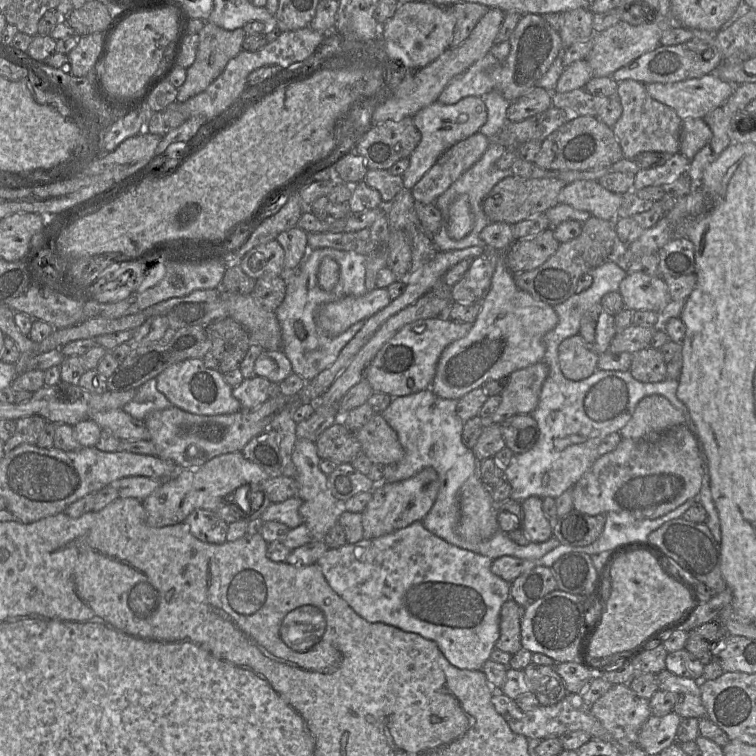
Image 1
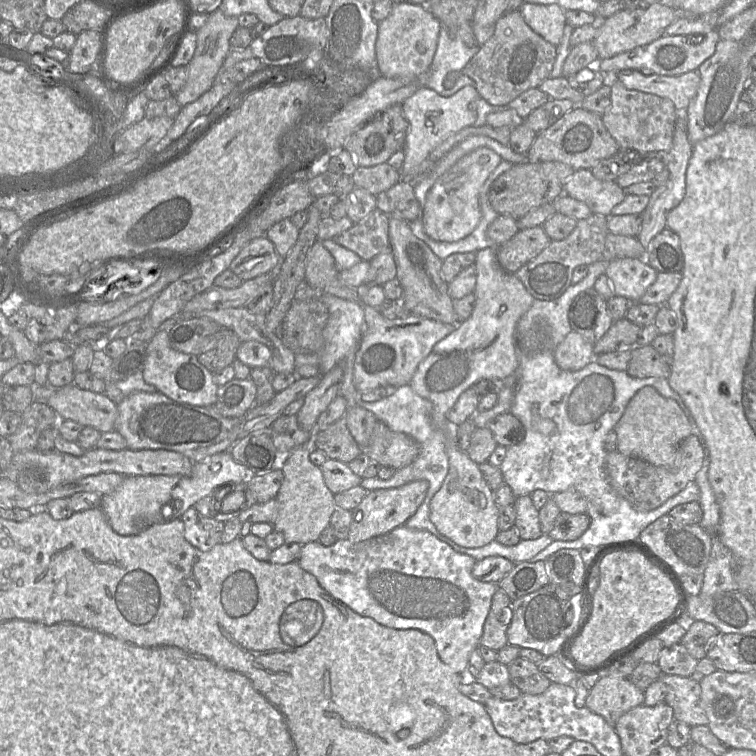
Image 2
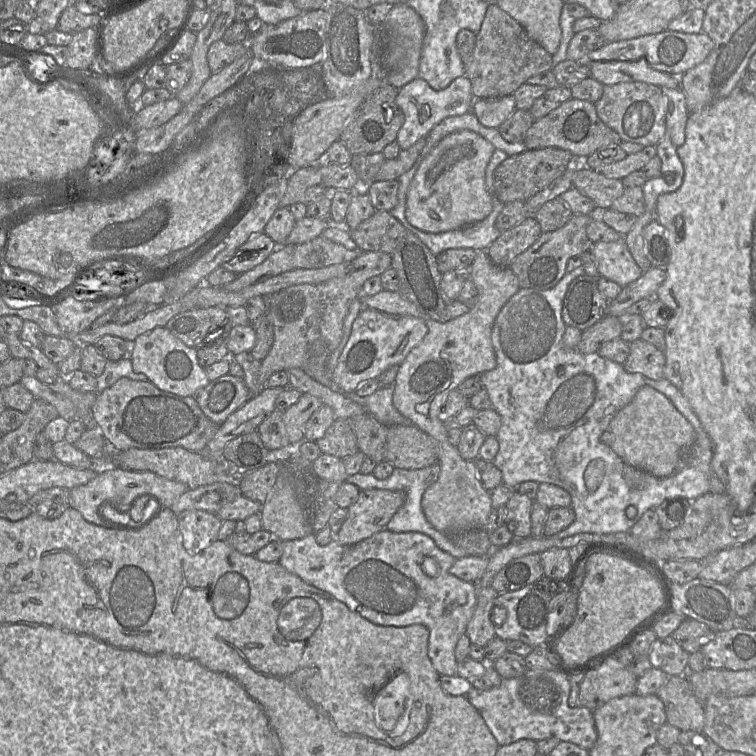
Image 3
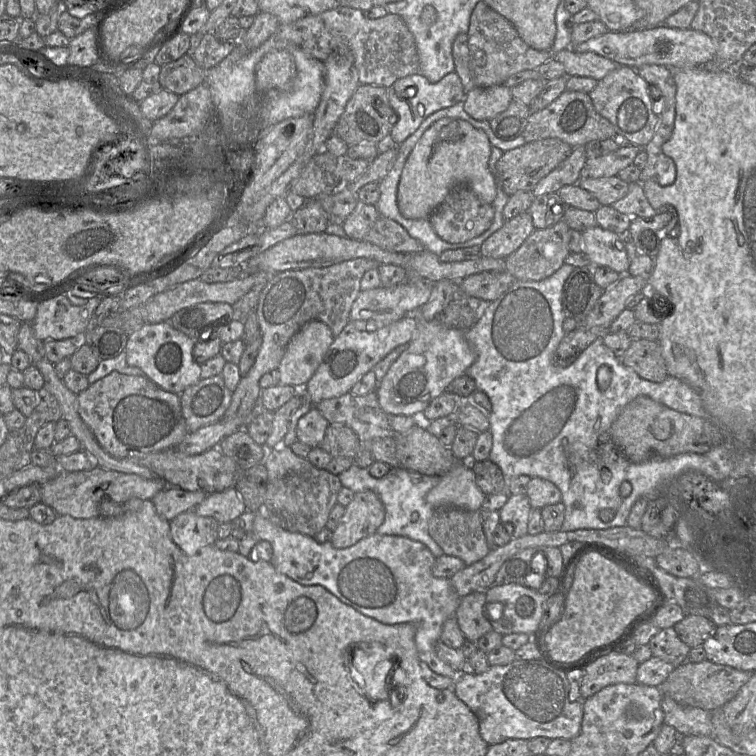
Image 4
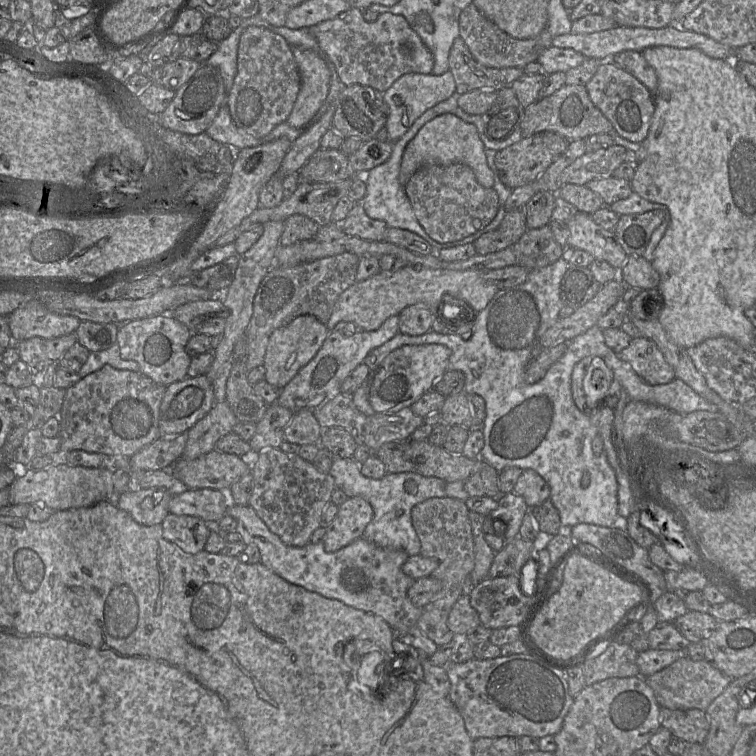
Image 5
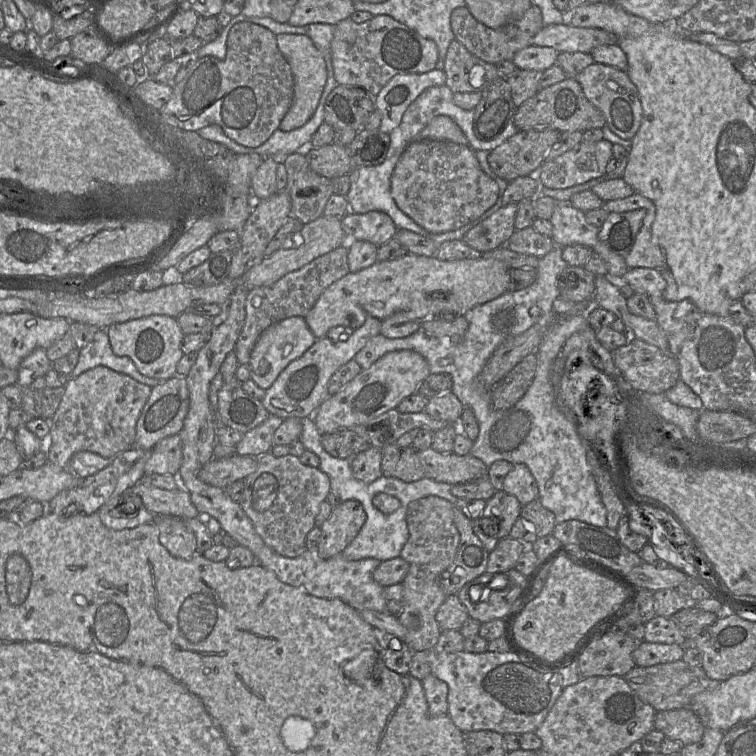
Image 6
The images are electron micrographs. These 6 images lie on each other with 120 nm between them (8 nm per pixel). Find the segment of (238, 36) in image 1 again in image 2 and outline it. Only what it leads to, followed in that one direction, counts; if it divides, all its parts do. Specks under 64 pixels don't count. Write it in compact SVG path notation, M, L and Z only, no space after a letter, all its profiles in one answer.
M220 9L208 15L204 26L196 32L196 49L192 59L187 64L188 76L186 83L175 95L181 106L195 101L212 87L215 77L231 49L229 40L237 27L239 27L237 17L227 16Z

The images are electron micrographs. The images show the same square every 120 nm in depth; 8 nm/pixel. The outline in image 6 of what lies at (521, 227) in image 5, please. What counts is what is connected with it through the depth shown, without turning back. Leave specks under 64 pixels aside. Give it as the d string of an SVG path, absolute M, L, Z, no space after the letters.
M517 203L501 206L497 211L472 227L462 241L480 253L490 252L505 246L515 232Z

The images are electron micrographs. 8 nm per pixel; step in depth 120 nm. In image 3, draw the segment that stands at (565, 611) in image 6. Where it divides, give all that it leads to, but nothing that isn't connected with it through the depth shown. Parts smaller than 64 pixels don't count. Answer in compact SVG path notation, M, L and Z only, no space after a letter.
M593 554L585 563L585 577L578 591L577 614L556 642L566 664L585 664L608 648L625 641L635 628L662 612L667 592L656 573L631 557Z

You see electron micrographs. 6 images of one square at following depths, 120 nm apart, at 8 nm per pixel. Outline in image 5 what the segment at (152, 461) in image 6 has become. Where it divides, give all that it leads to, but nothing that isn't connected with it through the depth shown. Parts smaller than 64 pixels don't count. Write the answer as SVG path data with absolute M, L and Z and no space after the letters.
M226 401L215 403L212 409L191 427L181 459L193 460L215 450L217 441L232 432L239 423Z

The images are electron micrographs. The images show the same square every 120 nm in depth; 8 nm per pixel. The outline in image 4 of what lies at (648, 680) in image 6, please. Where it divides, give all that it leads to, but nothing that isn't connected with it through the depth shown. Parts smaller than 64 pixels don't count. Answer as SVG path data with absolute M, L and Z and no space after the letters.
M708 660L699 663L686 661L675 667L667 679L657 688L662 696L668 696L680 705L713 711L733 699L746 684L753 672L742 671L730 666L715 664Z

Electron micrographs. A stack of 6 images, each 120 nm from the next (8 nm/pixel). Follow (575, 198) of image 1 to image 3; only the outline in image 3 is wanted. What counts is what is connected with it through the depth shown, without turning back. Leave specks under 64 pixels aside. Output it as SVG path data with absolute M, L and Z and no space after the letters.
M587 166L577 168L573 176L573 187L593 200L598 209L610 209L626 189L620 179L607 178Z

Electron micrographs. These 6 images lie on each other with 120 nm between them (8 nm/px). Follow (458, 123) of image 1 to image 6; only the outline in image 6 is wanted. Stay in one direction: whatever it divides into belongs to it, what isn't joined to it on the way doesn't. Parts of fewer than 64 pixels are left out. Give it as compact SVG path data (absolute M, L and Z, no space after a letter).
M441 69L425 73L397 74L374 97L375 109L380 112L379 130L389 134L398 127L409 105L426 89L446 84Z

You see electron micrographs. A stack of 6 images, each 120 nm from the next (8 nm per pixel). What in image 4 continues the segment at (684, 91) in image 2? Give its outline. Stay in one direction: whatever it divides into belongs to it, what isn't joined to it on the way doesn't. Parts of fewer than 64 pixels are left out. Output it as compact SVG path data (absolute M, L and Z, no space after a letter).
M573 49L560 50L552 58L564 65L567 76L585 76L598 81L620 66L596 53L576 52Z

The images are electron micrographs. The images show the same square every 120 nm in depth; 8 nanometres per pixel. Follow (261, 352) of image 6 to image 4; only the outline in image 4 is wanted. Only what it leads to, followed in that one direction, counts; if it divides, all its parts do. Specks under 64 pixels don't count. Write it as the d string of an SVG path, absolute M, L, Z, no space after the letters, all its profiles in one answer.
M318 320L306 323L289 341L285 354L280 362L280 384L303 387L315 374L334 340L333 332L328 325Z

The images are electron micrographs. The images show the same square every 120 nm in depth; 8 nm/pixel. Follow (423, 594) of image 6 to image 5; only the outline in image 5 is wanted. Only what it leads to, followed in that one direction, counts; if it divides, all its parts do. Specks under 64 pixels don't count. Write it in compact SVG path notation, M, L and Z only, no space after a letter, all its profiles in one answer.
M450 497L429 498L415 505L411 511L412 524L421 544L419 555L438 561L438 567L430 576L442 584L438 599L422 608L416 626L438 647L453 640L454 633L447 626L448 615L459 597L463 593L469 594L469 574L474 568L474 540L469 512L464 501Z

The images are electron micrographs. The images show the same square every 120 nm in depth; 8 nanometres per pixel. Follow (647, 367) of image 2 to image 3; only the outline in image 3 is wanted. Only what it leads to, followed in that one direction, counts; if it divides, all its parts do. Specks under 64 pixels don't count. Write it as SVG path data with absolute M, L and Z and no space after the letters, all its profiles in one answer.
M637 339L630 343L630 353L623 367L630 373L641 373L647 378L661 380L664 378L665 363L663 351L647 341Z

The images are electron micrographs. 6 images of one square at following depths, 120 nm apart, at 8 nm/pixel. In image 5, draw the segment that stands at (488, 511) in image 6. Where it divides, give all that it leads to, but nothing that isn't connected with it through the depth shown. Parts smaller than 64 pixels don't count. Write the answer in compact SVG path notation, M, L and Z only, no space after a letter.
M513 492L500 495L497 498L497 508L492 510L487 516L501 519L507 525L507 530L502 538L510 541L519 536L520 526L530 508L523 497Z

